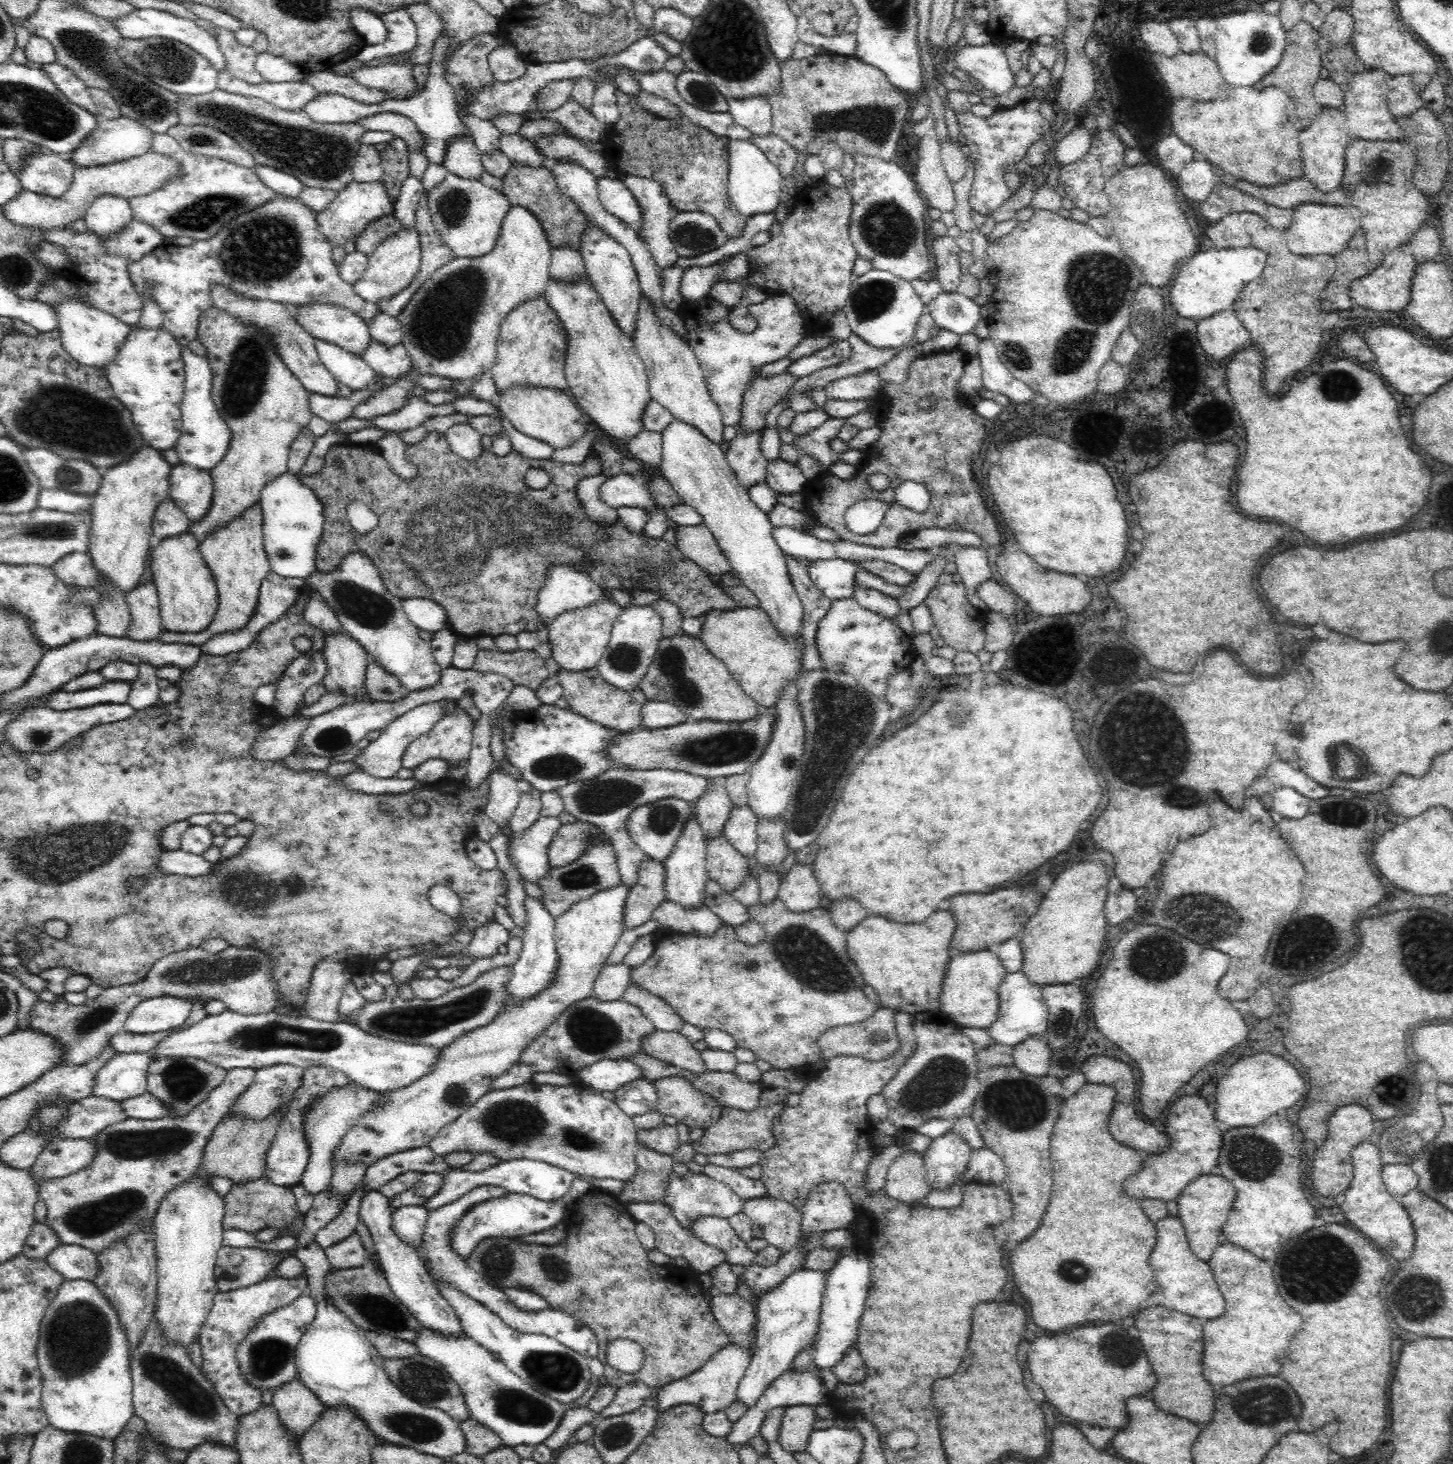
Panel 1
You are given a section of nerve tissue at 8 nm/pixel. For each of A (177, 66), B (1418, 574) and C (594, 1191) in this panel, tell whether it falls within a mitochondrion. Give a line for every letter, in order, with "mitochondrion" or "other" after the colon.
A: mitochondrion
B: other
C: other

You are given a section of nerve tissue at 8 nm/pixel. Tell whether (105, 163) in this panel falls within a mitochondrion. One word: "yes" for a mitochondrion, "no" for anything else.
no

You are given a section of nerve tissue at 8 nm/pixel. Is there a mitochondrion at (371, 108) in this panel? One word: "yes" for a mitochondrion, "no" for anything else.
no

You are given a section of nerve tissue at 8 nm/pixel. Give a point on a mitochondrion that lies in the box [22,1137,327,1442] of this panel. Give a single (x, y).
(77, 1336)

